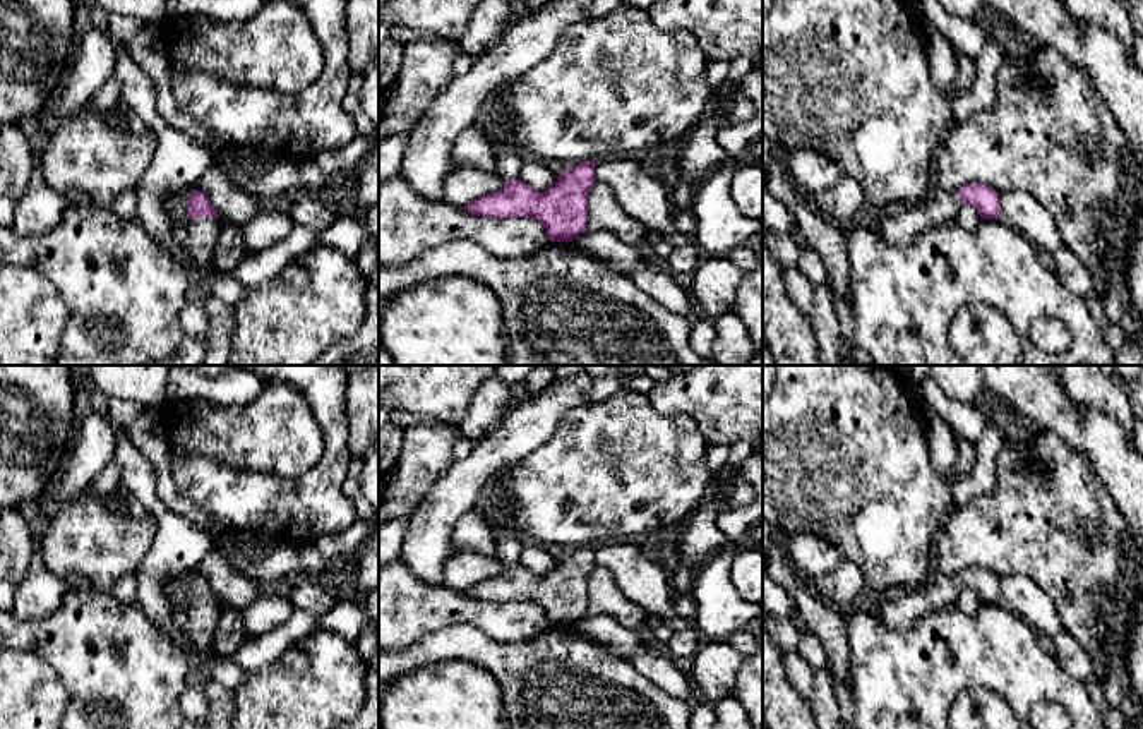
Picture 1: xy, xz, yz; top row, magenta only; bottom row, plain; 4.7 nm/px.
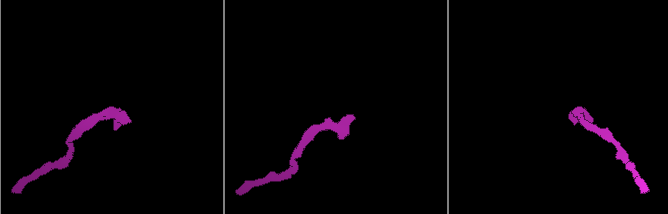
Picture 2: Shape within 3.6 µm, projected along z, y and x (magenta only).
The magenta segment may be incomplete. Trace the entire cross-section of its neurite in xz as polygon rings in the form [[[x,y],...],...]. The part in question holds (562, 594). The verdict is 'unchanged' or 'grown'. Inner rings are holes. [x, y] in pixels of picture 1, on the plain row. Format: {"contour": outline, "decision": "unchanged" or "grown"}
{"contour": [[[482,504],[497,544],[497,559],[506,566],[504,575],[478,581],[463,593],[470,599],[494,604],[535,602],[550,626],[572,626],[586,616],[588,578],[596,568],[595,545],[581,545],[559,559],[545,576],[533,575],[519,564],[526,540],[509,527],[506,506]]], "decision": "grown"}

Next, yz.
{"contour": [[[970,568],[953,576],[936,576],[917,588],[901,588],[893,600],[884,600],[874,612],[889,628],[910,628],[924,614],[953,604],[963,588],[972,588],[982,604],[1001,604],[999,576],[984,569]]], "decision": "grown"}

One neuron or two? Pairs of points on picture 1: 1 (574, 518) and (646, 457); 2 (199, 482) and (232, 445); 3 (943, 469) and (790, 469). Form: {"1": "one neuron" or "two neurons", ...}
{"1": "one neuron", "2": "two neurons", "3": "two neurons"}

